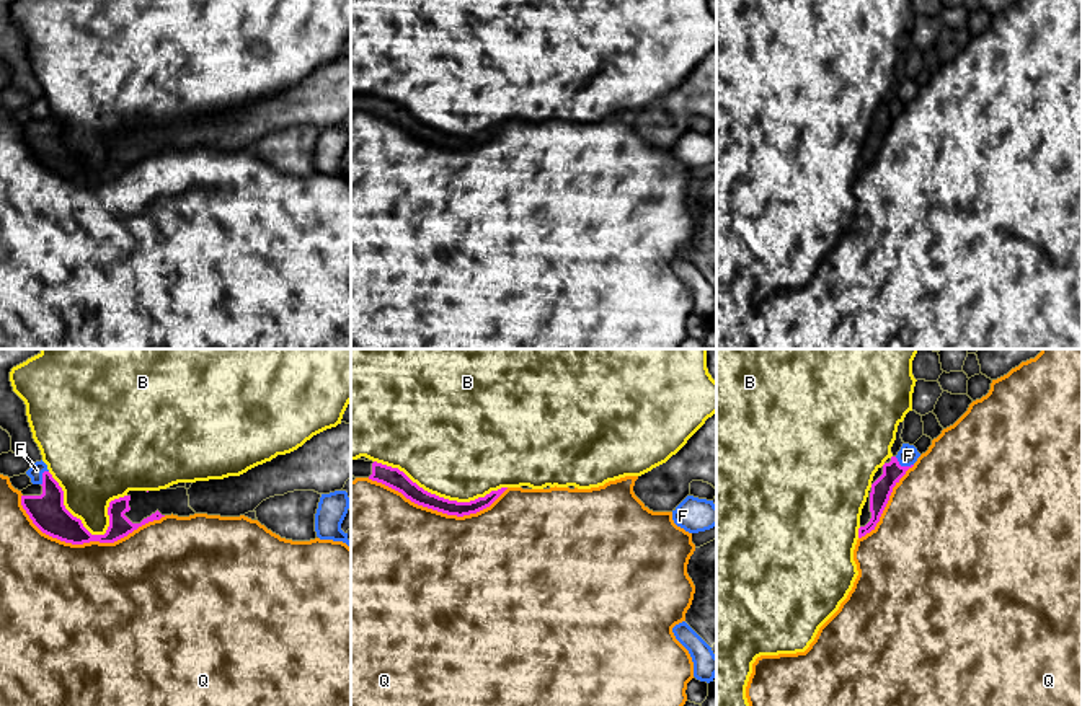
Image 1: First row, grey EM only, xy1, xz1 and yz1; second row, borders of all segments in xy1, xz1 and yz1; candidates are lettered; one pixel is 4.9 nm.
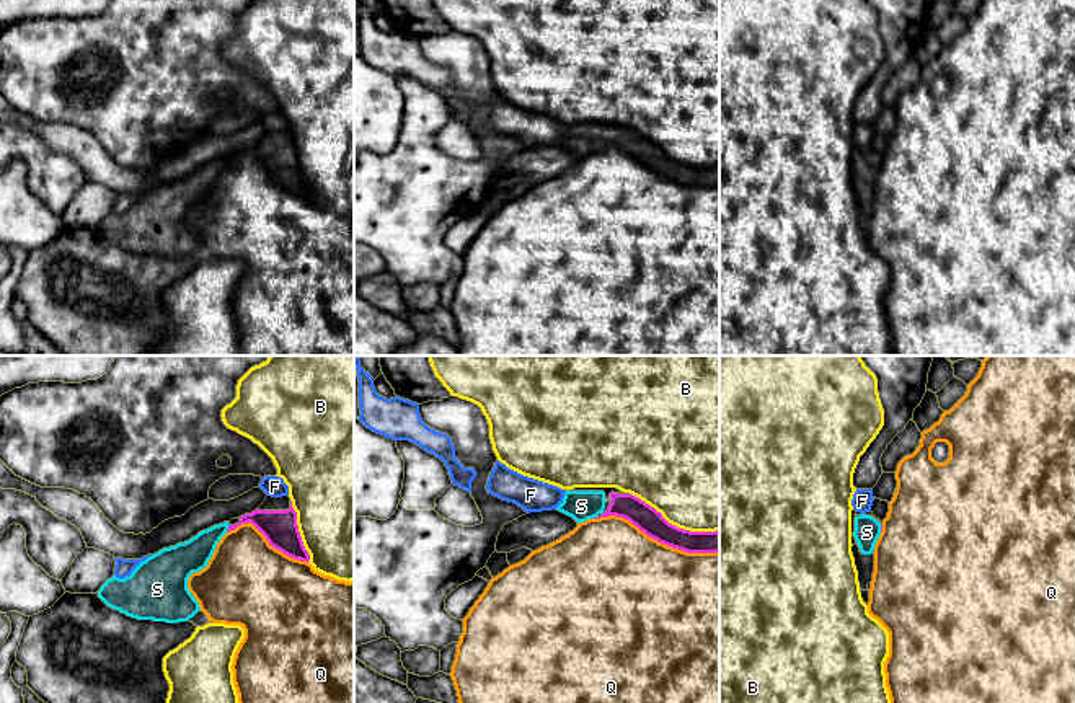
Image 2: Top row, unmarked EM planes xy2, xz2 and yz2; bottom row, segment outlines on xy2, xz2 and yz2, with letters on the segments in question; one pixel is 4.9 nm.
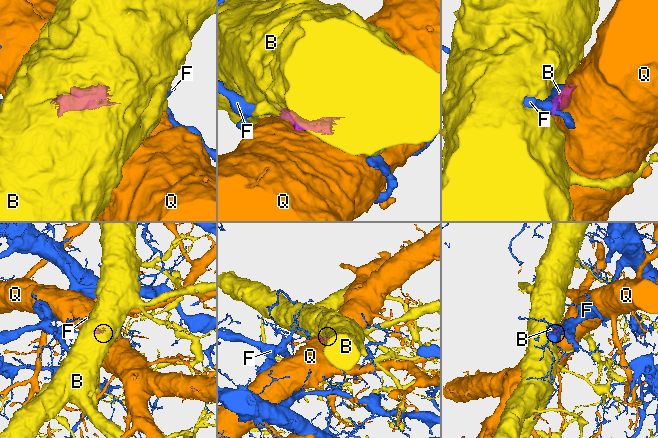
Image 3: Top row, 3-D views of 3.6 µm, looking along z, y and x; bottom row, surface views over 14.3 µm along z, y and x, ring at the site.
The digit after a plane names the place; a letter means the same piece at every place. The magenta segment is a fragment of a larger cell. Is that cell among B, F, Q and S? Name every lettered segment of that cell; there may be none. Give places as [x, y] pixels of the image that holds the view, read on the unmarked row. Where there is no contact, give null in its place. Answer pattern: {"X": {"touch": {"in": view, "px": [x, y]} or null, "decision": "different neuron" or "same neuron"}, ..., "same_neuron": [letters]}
{"B": {"touch": {"in": "xz1", "px": [441, 132]}, "decision": "different neuron"}, "F": {"touch": {"in": "yz1", "px": [903, 101]}, "decision": "different neuron"}, "Q": {"touch": {"in": "xy1", "px": [87, 176]}, "decision": "different neuron"}, "S": {"touch": {"in": "xy2", "px": [229, 162]}, "decision": "same neuron"}, "same_neuron": ["S"]}

